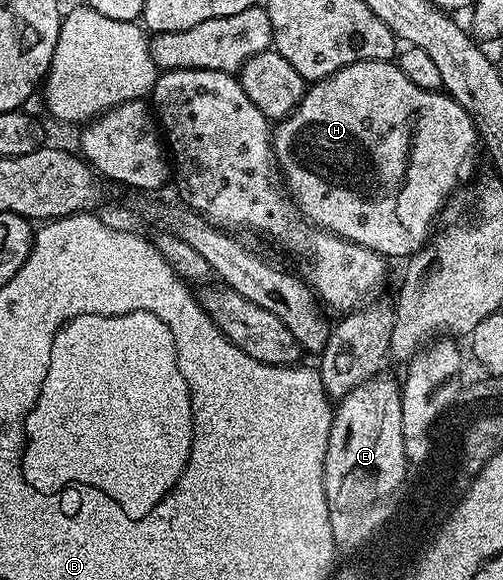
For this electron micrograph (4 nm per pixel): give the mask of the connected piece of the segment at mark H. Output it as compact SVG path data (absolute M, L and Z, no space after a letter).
M378 59L377 61L357 61L353 65L345 65L335 75L324 79L316 79L303 92L302 101L296 105L284 119L278 120L273 127L273 146L277 170L285 184L285 190L292 202L299 208L299 214L308 223L319 228L320 231L329 231L331 234L349 240L362 247L373 249L377 254L390 257L392 260L406 260L408 257L422 251L428 239L433 234L433 228L440 218L443 204L451 198L460 182L459 174L467 163L467 158L480 146L481 140L475 123L456 99L442 90L430 91L421 89L401 73L398 62Z

